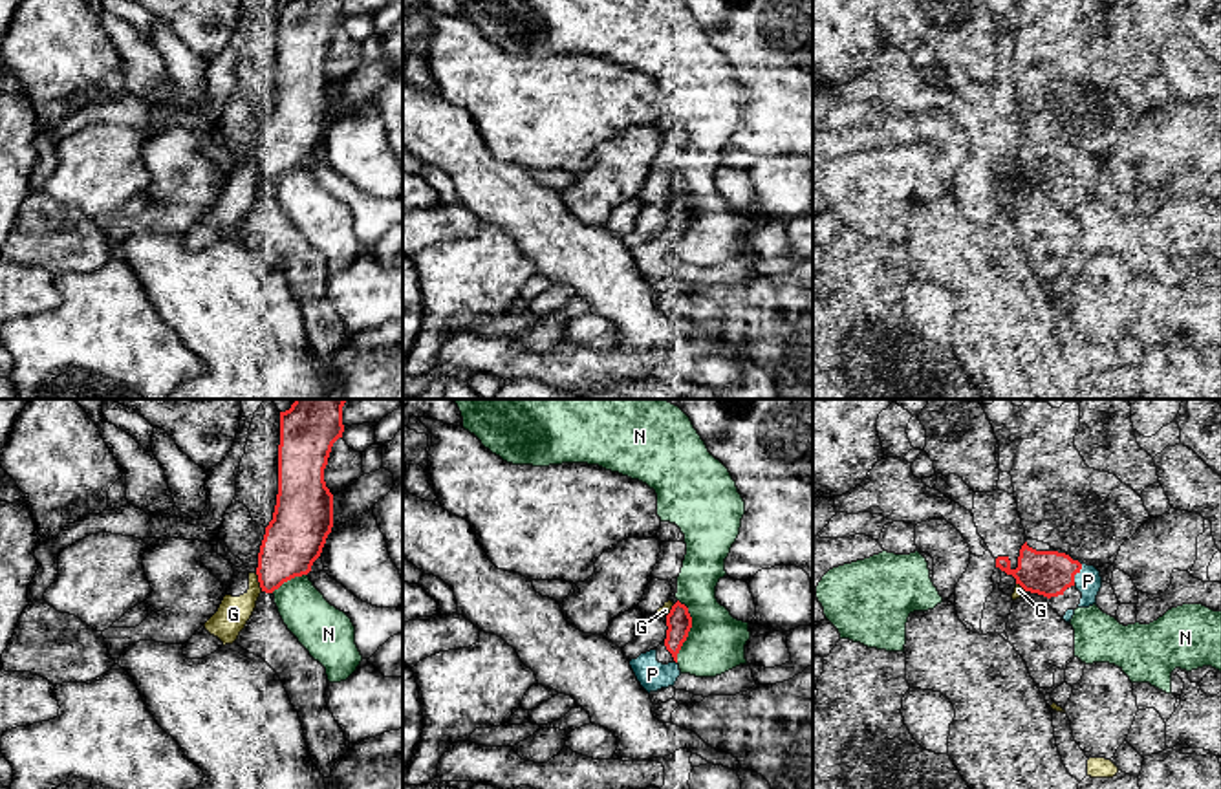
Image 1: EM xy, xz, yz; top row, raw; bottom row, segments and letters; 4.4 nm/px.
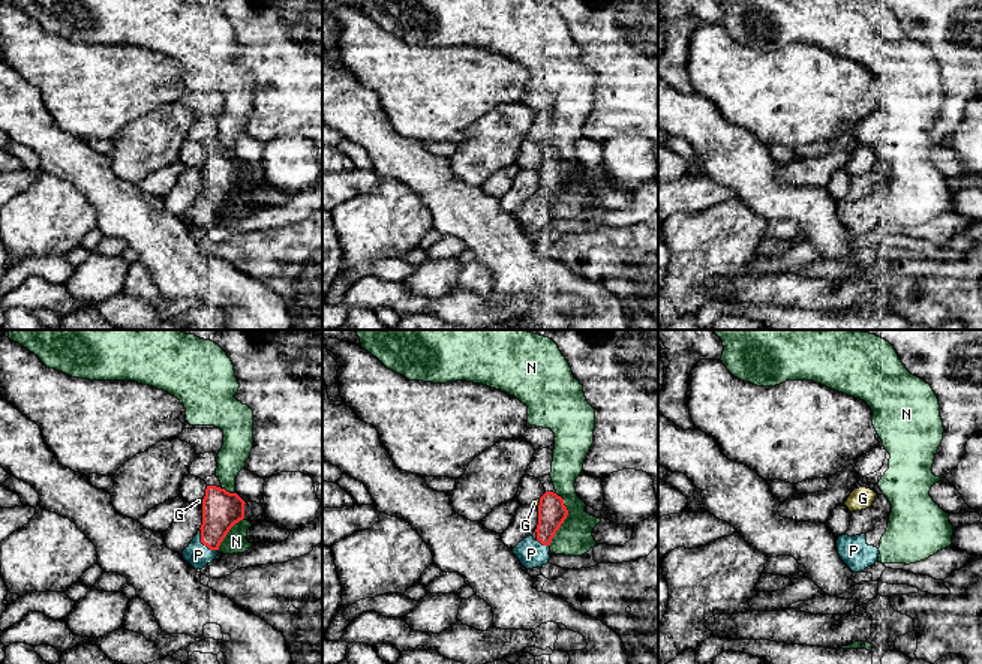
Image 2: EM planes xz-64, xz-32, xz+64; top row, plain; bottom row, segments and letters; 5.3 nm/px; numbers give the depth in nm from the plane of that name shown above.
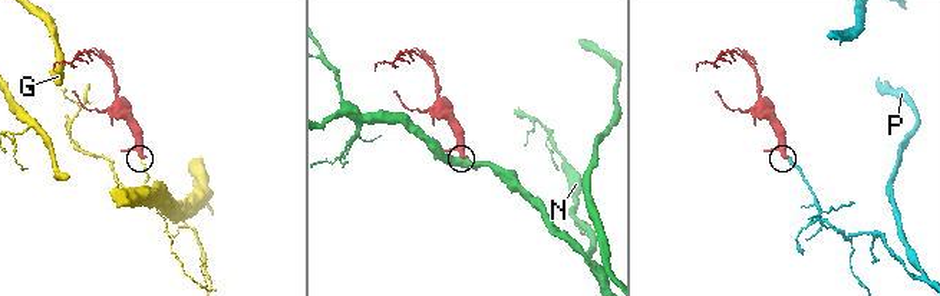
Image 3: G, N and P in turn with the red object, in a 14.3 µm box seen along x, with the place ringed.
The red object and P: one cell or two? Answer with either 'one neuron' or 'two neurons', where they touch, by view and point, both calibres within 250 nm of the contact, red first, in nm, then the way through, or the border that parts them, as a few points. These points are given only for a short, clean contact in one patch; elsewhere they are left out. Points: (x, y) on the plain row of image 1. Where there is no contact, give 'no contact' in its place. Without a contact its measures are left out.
one neuron; contact yz (1077, 162); calibres 200 and 110 nm

